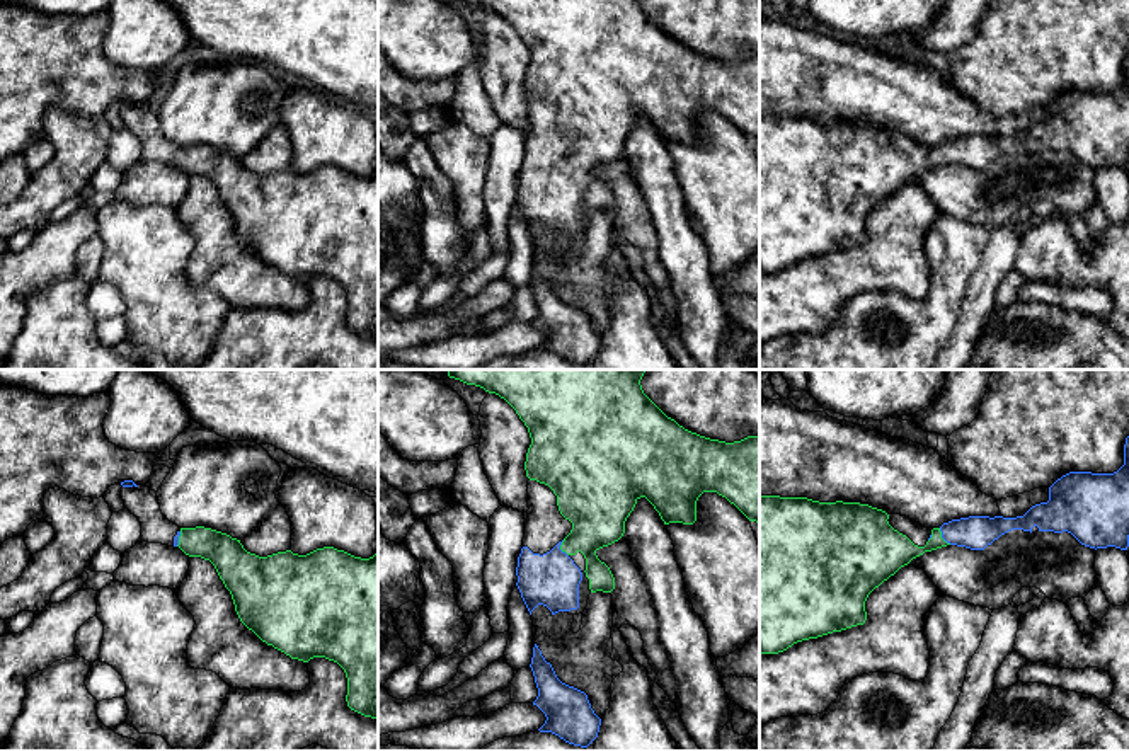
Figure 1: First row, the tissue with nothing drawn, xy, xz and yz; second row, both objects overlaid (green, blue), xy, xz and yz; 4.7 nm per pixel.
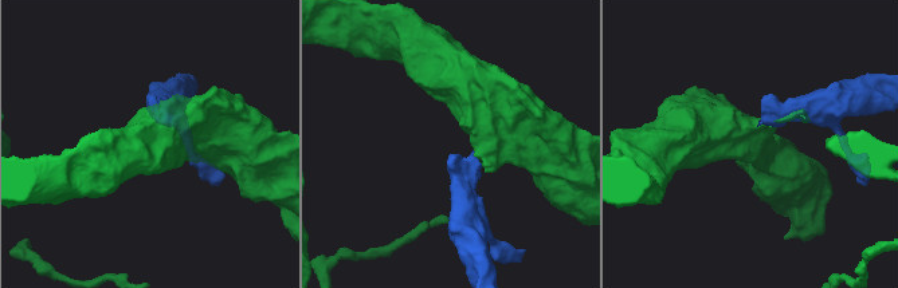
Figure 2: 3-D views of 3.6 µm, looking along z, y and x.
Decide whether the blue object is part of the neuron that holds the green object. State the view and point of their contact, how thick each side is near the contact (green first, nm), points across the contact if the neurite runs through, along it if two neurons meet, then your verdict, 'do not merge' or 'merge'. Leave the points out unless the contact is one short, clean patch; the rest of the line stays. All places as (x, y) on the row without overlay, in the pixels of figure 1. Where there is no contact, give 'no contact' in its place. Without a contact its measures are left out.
meets green in yz at (940, 155); 200 nm thick on the green side, 160 nm on the other; runs through yz (889, 169), (922, 169), (940, 155), (954, 150), (976, 150); merge

